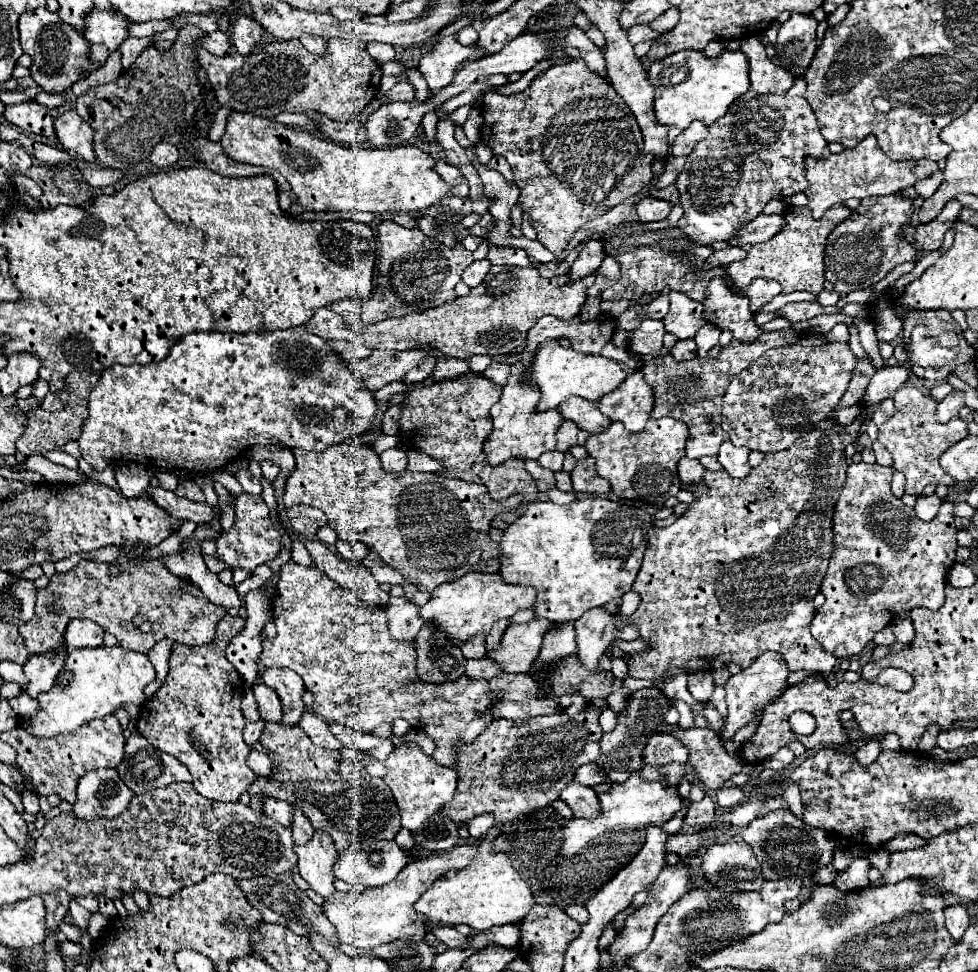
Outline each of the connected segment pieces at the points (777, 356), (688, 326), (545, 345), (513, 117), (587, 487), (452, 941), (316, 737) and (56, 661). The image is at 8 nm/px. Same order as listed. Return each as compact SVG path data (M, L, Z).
M786 344L780 348L770 348L754 364L742 370L732 378L724 398L722 398L722 428L730 434L734 446L746 446L760 452L778 452L790 448L806 430L812 430L820 420L824 420L840 396L846 392L858 358L848 344L820 344L820 346L802 346Z
M670 294L670 312L664 318L667 333L674 334L680 340L692 340L704 324L700 302L690 300L686 294Z
M546 340L538 346L536 354L534 354L534 364L530 366L526 380L522 378L522 388L536 388L540 390L540 400L536 410L538 412L546 412L552 408L558 408L558 404L568 398L568 396L582 396L586 400L600 400L604 394L612 392L614 388L620 386L620 382L624 380L626 372L624 368L614 362L608 360L604 356L588 356L588 354L578 354L572 348L562 348L558 346L556 340Z
M582 58L566 64L550 66L540 72L526 90L510 96L486 92L482 102L484 124L480 128L480 142L496 156L504 156L512 168L514 184L520 188L518 204L532 218L538 240L554 254L560 256L572 236L590 220L602 216L606 210L638 194L652 182L650 166L652 154L642 152L642 134L630 108L606 84L606 80L592 72Z
M592 456L578 460L576 468L572 470L572 486L574 492L584 492L584 494L608 494L610 484L598 476L596 472L596 460Z
M432 926L430 932L442 940L448 948L468 948L472 942L472 936L464 936L454 928L446 928L446 926Z
M304 712L302 714L302 720L298 722L300 728L310 736L310 740L316 744L316 746L322 746L322 748L330 748L330 750L342 750L344 746L340 744L340 740L330 732L330 726L318 718L316 714L312 712Z
M64 644L46 654L30 654L28 662L24 664L24 674L30 680L26 694L36 698L40 692L50 690L54 686L56 676L62 672L62 666L66 664L66 656L68 648Z

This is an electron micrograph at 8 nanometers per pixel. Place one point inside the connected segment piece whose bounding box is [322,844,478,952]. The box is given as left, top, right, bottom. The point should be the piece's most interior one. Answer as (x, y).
(379, 915)

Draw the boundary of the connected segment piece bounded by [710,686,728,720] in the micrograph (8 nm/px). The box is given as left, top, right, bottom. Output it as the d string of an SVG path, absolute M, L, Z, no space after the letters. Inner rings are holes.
M718 686L716 690L714 690L714 694L712 694L712 698L710 698L714 704L716 704L716 708L718 708L718 712L722 714L722 718L726 720L726 716L728 716L728 708L726 708L726 702L724 702L724 688L722 686Z

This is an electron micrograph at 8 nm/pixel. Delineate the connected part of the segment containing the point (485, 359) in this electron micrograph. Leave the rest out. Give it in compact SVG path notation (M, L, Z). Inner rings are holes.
M474 355L468 360L468 365L473 372L482 373L492 362L492 358L487 355Z

